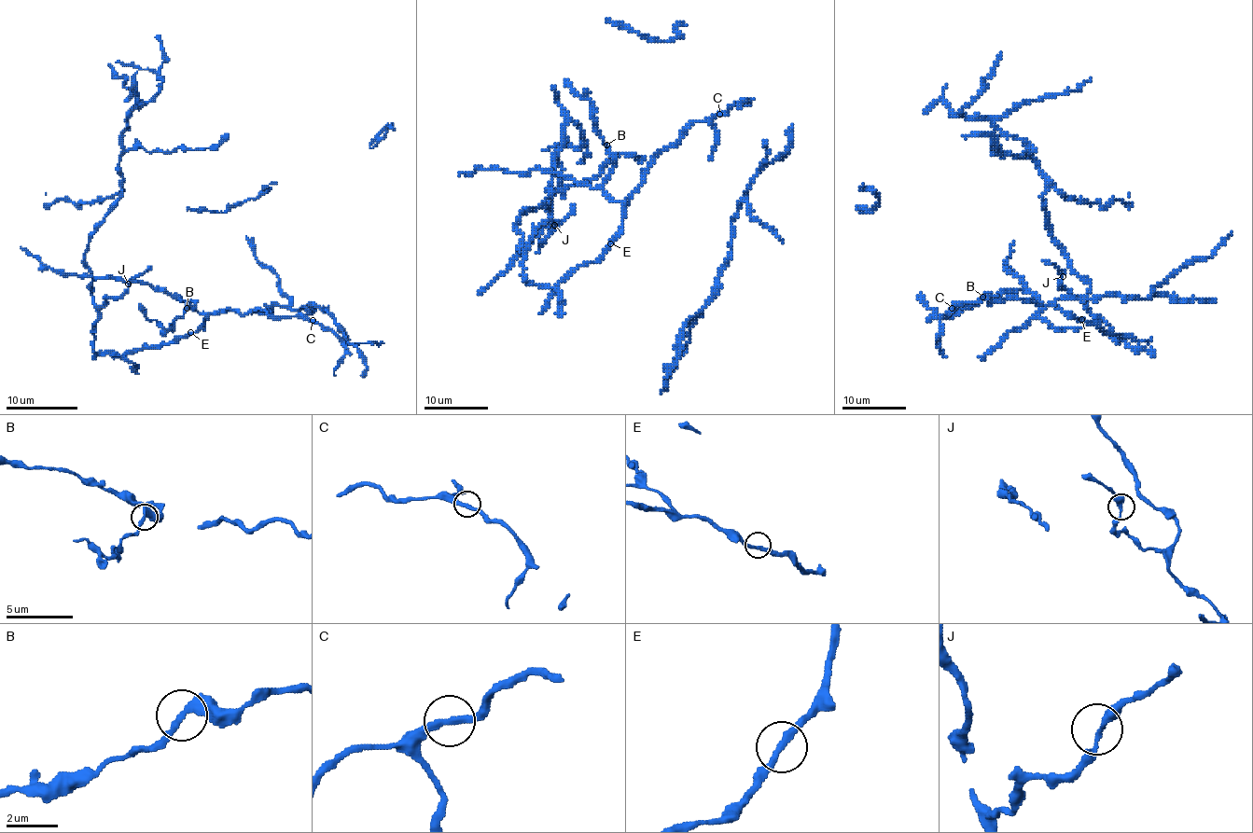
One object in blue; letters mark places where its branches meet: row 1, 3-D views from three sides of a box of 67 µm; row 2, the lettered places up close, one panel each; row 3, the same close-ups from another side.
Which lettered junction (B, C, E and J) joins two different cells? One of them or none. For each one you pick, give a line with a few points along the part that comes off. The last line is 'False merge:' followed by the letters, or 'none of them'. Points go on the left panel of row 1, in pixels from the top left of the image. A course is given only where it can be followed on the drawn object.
False merge: none of them

